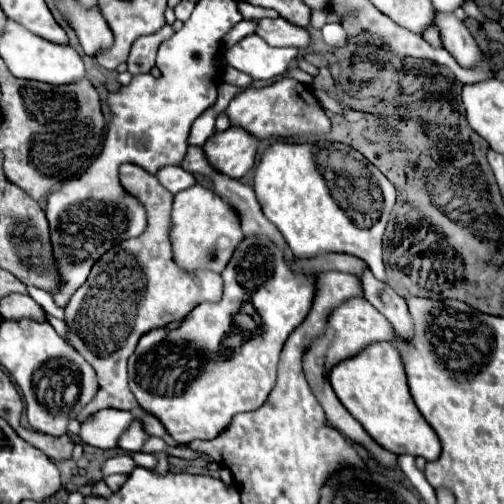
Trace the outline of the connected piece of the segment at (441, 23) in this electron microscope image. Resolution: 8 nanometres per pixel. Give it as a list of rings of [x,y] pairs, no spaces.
[[[437,13],[437,29],[441,33],[443,47],[455,57],[461,67],[473,69],[475,65],[479,65],[479,61],[483,61],[483,51],[475,43],[463,21],[453,17],[451,13]]]

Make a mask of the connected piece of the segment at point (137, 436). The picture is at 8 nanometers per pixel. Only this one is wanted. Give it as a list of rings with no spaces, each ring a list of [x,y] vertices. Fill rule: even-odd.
[[[135,419],[133,425],[129,427],[129,433],[125,433],[125,437],[121,437],[119,447],[125,451],[141,451],[147,439],[149,439],[149,433],[145,431],[145,425],[141,423],[141,419]]]

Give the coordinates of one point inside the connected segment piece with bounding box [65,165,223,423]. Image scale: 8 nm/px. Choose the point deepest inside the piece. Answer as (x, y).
(139, 277)

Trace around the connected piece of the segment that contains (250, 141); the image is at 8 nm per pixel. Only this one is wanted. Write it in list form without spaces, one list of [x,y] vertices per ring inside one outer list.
[[[229,127],[227,131],[209,137],[203,151],[215,169],[239,179],[255,165],[257,147],[259,139],[255,135],[241,127]]]

